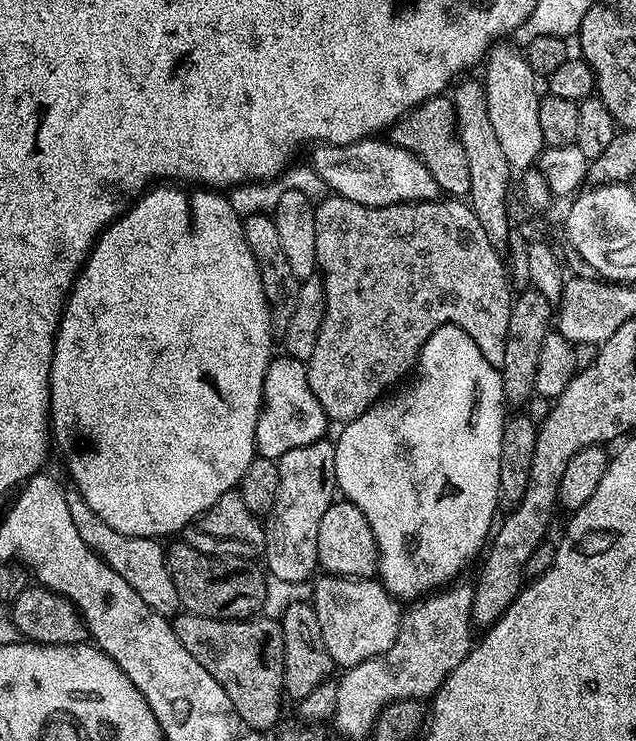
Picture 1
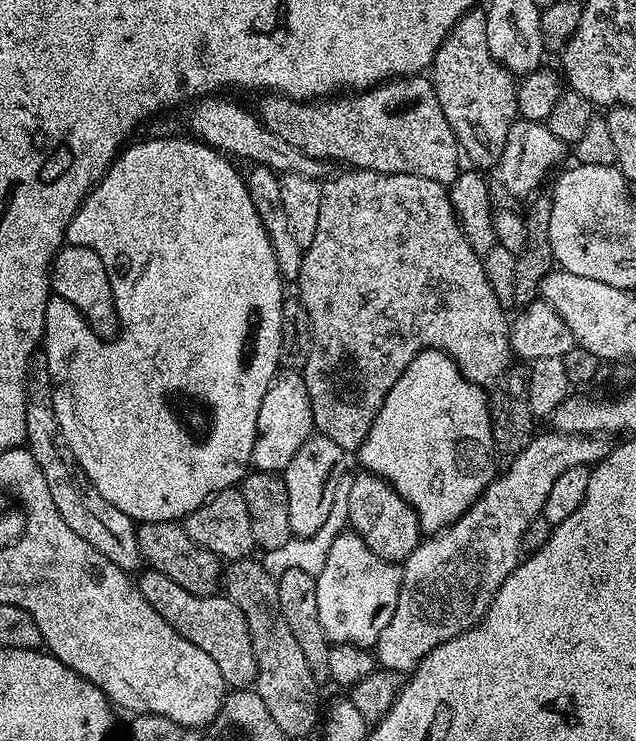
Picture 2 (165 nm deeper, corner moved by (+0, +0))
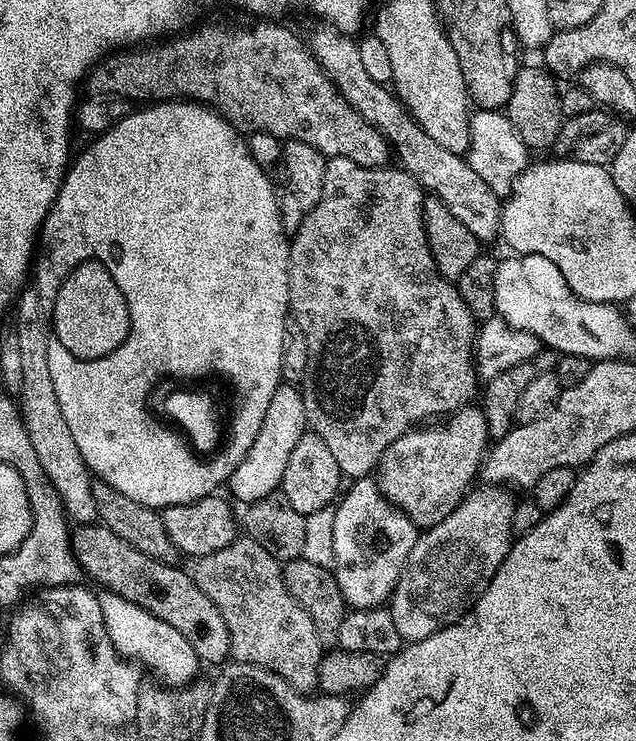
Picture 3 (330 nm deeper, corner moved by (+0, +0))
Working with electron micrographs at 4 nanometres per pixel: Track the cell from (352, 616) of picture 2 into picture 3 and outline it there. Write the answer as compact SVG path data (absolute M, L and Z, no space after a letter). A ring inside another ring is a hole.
M356 478L351 484L352 489L335 505L334 575L349 609L379 608L391 601L400 570L416 545L418 529L401 508L388 501L375 479Z

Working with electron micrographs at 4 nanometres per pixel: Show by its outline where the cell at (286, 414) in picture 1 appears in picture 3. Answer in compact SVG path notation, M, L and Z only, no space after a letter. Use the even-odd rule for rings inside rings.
M282 382L274 390L274 398L270 398L266 418L262 418L262 426L254 437L250 450L246 450L246 458L242 458L242 462L238 462L238 470L230 474L226 488L227 491L232 491L231 499L241 500L241 505L247 506L258 502L258 498L266 498L266 494L277 491L286 474L290 453L293 452L294 446L298 446L298 438L304 436L307 428L303 391L295 384Z

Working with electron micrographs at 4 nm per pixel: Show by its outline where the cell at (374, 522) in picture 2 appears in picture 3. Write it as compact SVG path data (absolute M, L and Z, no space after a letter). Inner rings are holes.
M483 407L457 408L445 420L448 420L445 424L417 426L402 434L402 438L390 442L378 465L380 491L390 503L401 508L420 530L433 528L464 501L477 483L476 476L478 480L482 461L490 447Z

